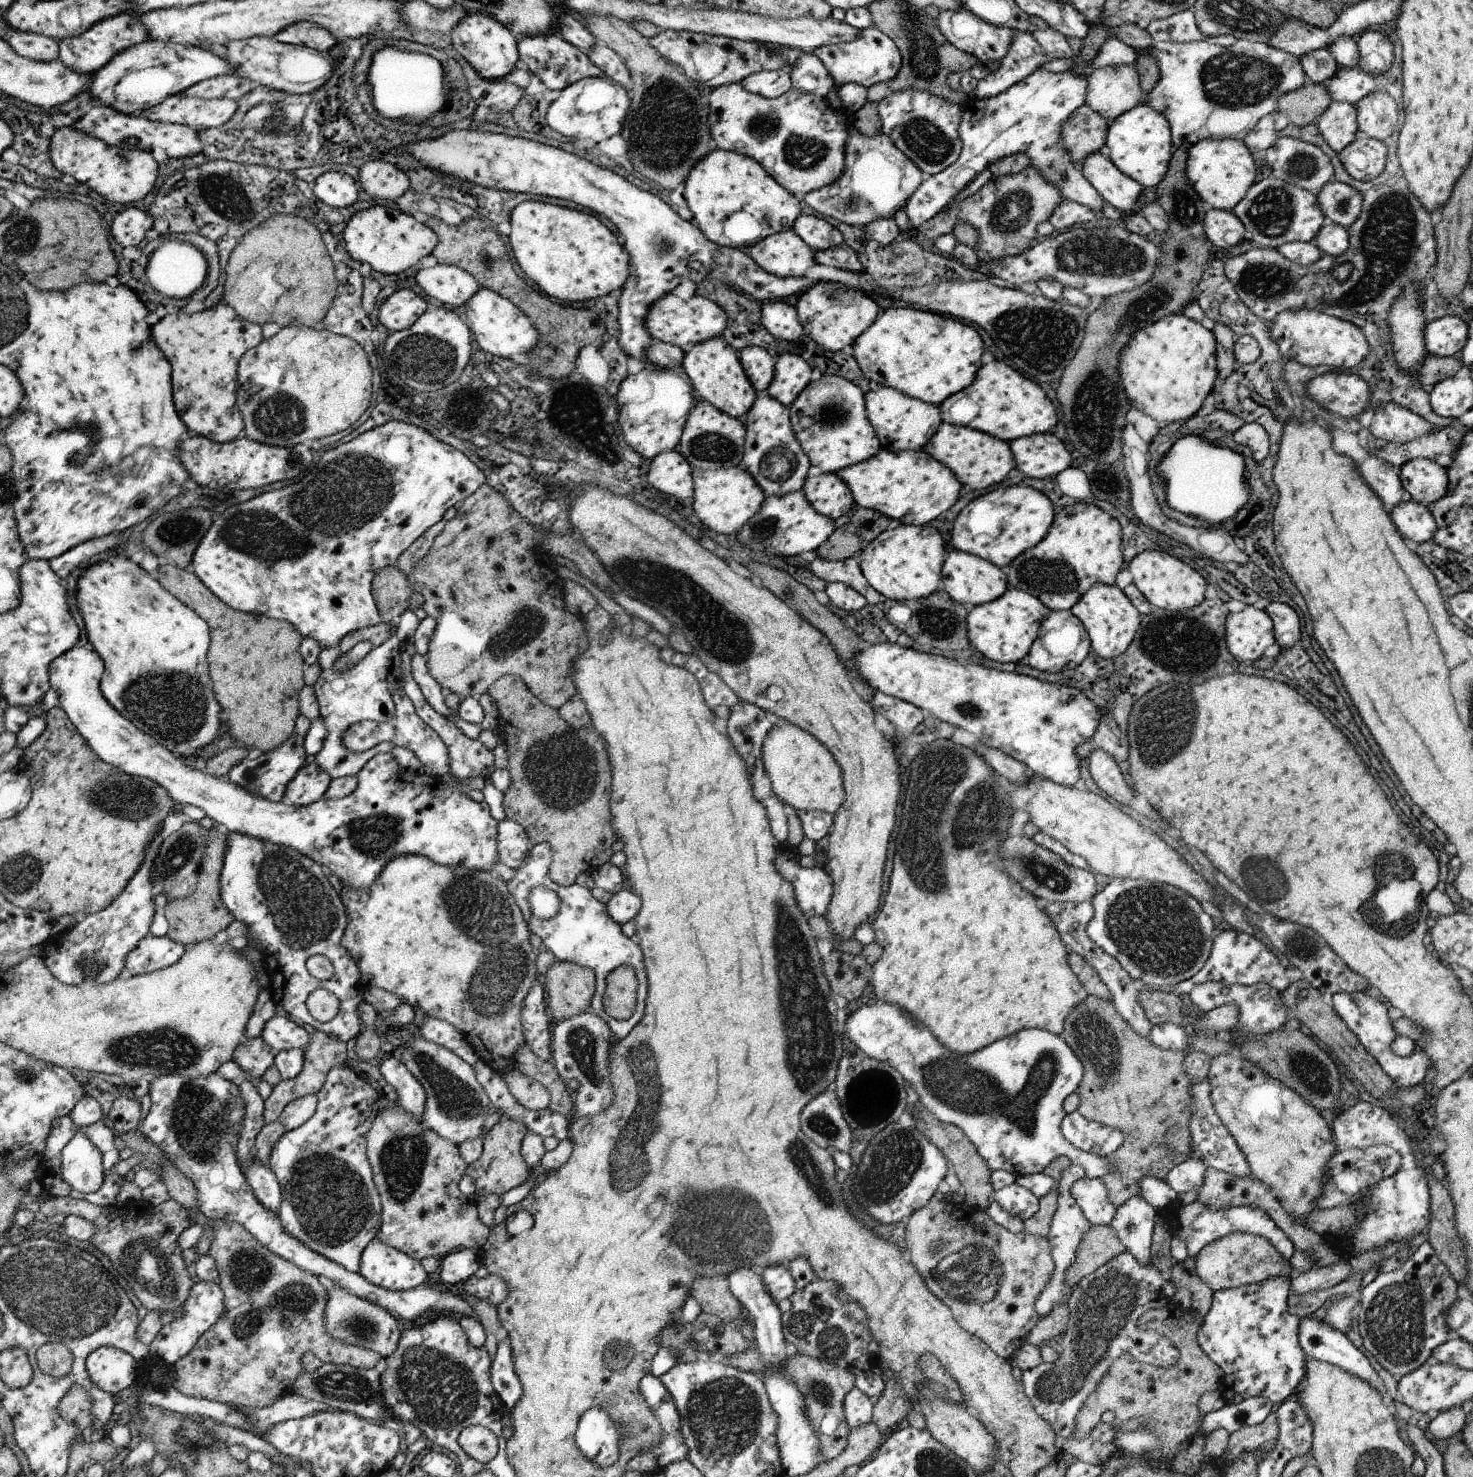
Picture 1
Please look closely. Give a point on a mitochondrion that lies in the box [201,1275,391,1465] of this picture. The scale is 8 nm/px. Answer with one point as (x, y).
(340, 1385)

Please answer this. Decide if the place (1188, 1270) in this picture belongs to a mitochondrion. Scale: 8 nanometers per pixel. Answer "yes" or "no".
no

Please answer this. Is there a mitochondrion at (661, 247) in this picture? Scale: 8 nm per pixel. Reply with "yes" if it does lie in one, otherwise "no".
yes

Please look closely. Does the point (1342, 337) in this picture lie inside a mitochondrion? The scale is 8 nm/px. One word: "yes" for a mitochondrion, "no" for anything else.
no

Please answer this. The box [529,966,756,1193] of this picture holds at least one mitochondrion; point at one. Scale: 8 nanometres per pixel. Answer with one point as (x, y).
(582, 1044)

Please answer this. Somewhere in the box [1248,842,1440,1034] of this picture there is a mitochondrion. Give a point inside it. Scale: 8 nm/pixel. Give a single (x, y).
(1384, 924)

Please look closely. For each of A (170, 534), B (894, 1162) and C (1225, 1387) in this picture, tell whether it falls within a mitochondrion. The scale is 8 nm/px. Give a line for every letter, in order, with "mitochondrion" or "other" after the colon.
A: mitochondrion
B: mitochondrion
C: other

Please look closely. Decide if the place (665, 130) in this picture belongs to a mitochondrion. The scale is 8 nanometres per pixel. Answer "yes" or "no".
yes

